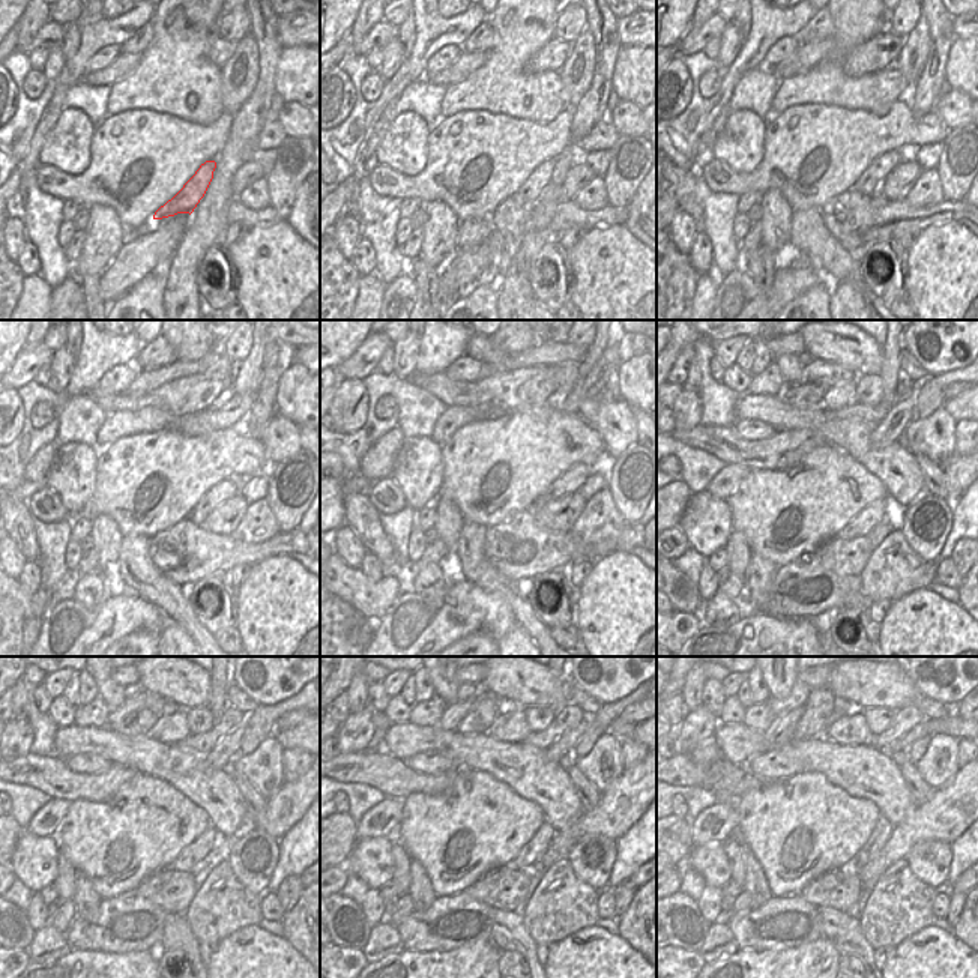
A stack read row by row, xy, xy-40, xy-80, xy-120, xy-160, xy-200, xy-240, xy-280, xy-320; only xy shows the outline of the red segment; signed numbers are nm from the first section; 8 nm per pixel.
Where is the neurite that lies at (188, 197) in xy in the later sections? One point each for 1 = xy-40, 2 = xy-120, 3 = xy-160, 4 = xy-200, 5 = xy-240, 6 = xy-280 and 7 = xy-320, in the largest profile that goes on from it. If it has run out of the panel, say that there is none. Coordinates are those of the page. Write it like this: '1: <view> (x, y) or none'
1: xy-40 (531, 190)
2: xy-120 (197, 516)
3: xy-160 (526, 522)
4: xy-200 (875, 513)
5: xy-240 (211, 845)
6: xy-280 (532, 851)
7: xy-320 (882, 831)

